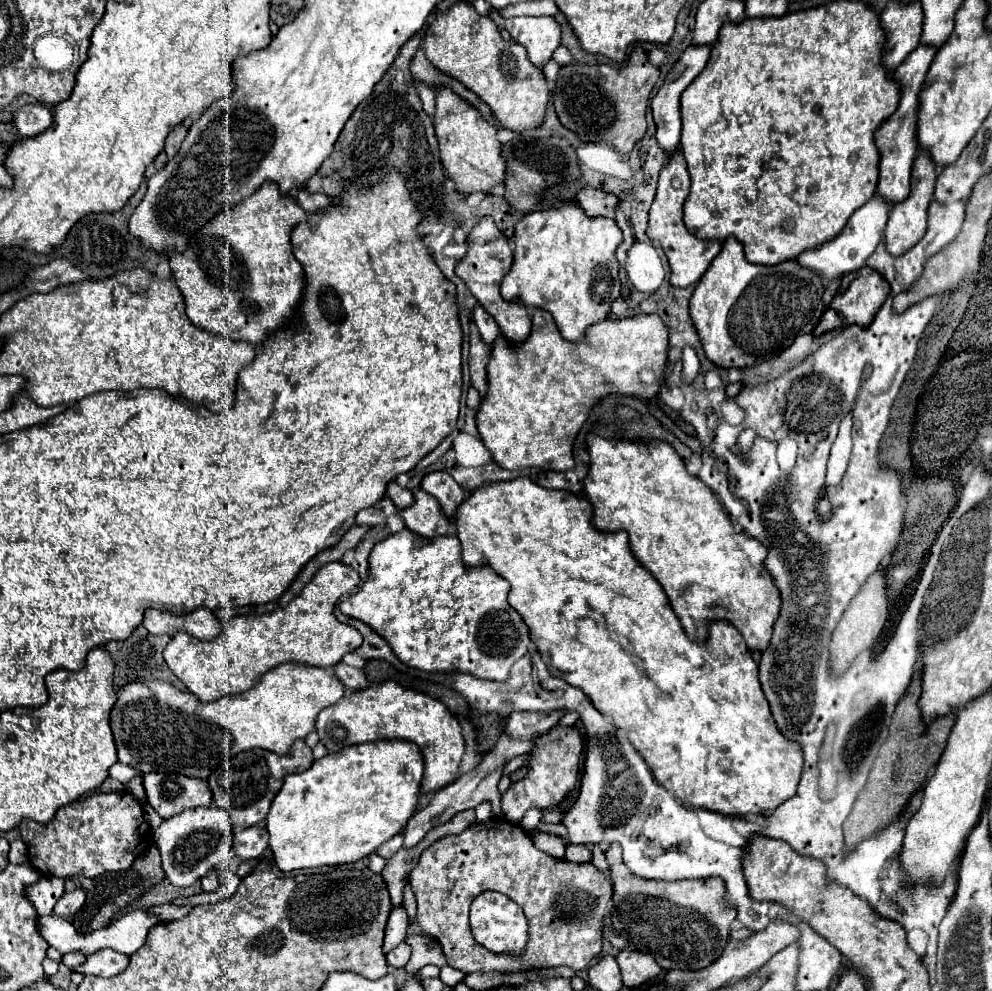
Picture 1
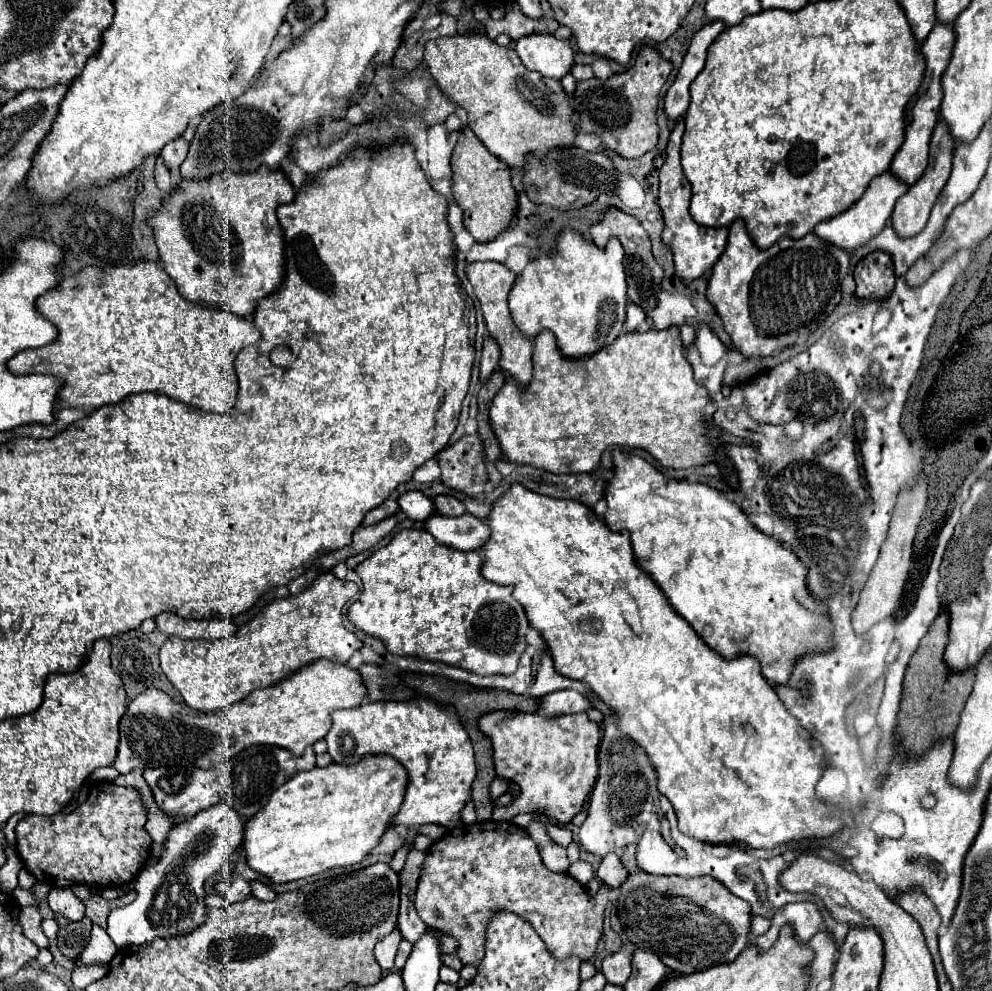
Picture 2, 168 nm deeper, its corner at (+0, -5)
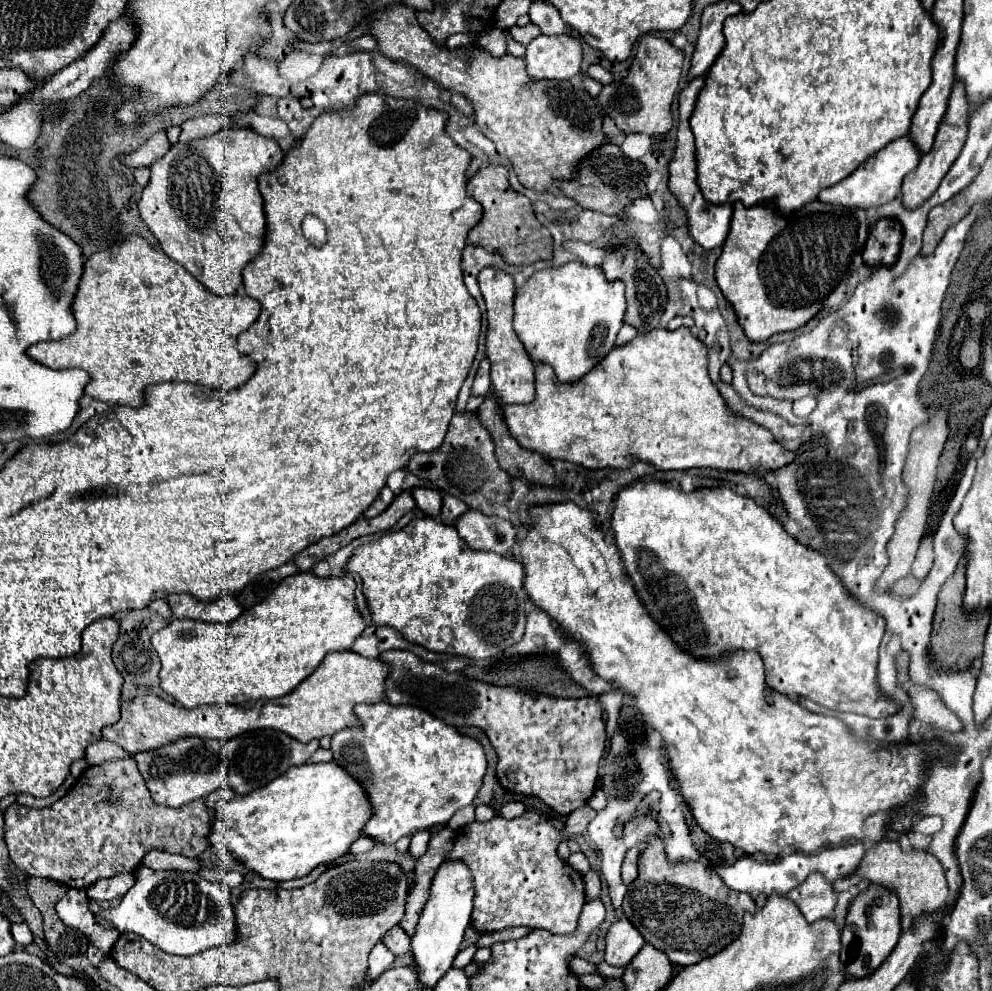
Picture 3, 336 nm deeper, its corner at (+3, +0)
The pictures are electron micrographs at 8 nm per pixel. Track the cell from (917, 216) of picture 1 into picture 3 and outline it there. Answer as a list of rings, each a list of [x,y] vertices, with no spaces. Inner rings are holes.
[[[954,82],[952,94],[950,94],[950,102],[948,102],[948,110],[942,118],[942,124],[938,128],[934,146],[930,152],[926,152],[918,164],[916,170],[912,170],[902,184],[902,200],[906,208],[916,208],[920,206],[924,200],[928,200],[936,188],[940,186],[942,178],[946,176],[946,172],[950,170],[950,166],[954,164],[954,160],[958,158],[964,142],[966,142],[966,134],[968,134],[968,118],[970,118],[970,102],[966,98],[966,90],[964,90],[964,82]]]

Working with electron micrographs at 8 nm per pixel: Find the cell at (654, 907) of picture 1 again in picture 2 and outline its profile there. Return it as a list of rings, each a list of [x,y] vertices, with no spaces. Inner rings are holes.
[[[627,845],[621,855],[629,871],[619,895],[619,921],[625,937],[639,949],[659,955],[677,973],[705,971],[713,965],[731,963],[747,947],[751,905],[709,877],[655,877],[643,873],[635,863],[635,845]]]

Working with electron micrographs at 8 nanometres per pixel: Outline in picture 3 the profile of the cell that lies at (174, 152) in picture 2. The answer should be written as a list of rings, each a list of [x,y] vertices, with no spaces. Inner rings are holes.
[[[156,132],[154,136],[150,136],[140,148],[136,148],[130,154],[122,156],[122,164],[128,168],[138,168],[138,166],[150,166],[154,160],[158,160],[160,156],[164,156],[164,152],[168,152],[170,142],[166,138],[164,132]]]

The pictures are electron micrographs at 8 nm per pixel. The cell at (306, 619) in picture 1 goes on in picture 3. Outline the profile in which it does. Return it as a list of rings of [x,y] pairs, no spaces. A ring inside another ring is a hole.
[[[298,572],[282,580],[282,584],[260,604],[246,608],[240,618],[228,624],[200,620],[172,620],[166,628],[152,636],[152,646],[160,656],[162,668],[160,688],[184,708],[196,706],[242,706],[250,708],[256,700],[272,700],[292,692],[306,680],[332,650],[348,650],[364,632],[366,624],[354,600],[356,582],[344,578],[316,578],[312,572]]]

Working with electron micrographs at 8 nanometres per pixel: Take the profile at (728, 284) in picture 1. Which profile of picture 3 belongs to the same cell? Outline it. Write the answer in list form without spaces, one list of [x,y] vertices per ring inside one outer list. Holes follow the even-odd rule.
[[[818,198],[786,216],[780,214],[772,204],[748,208],[736,202],[730,222],[730,234],[716,262],[716,280],[726,300],[730,300],[730,304],[734,306],[738,322],[744,328],[746,336],[752,342],[764,342],[772,334],[796,330],[812,320],[824,306],[826,298],[834,292],[834,286],[838,286],[844,276],[850,276],[852,260],[866,244],[868,230],[870,222],[864,208],[834,208],[834,204],[820,202]]]

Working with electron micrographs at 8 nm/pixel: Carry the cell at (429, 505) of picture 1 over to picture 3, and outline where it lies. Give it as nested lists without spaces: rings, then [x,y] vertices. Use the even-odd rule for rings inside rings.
[[[468,510],[456,520],[456,528],[472,550],[510,556],[516,546],[514,524],[498,516],[484,516],[480,510]]]

